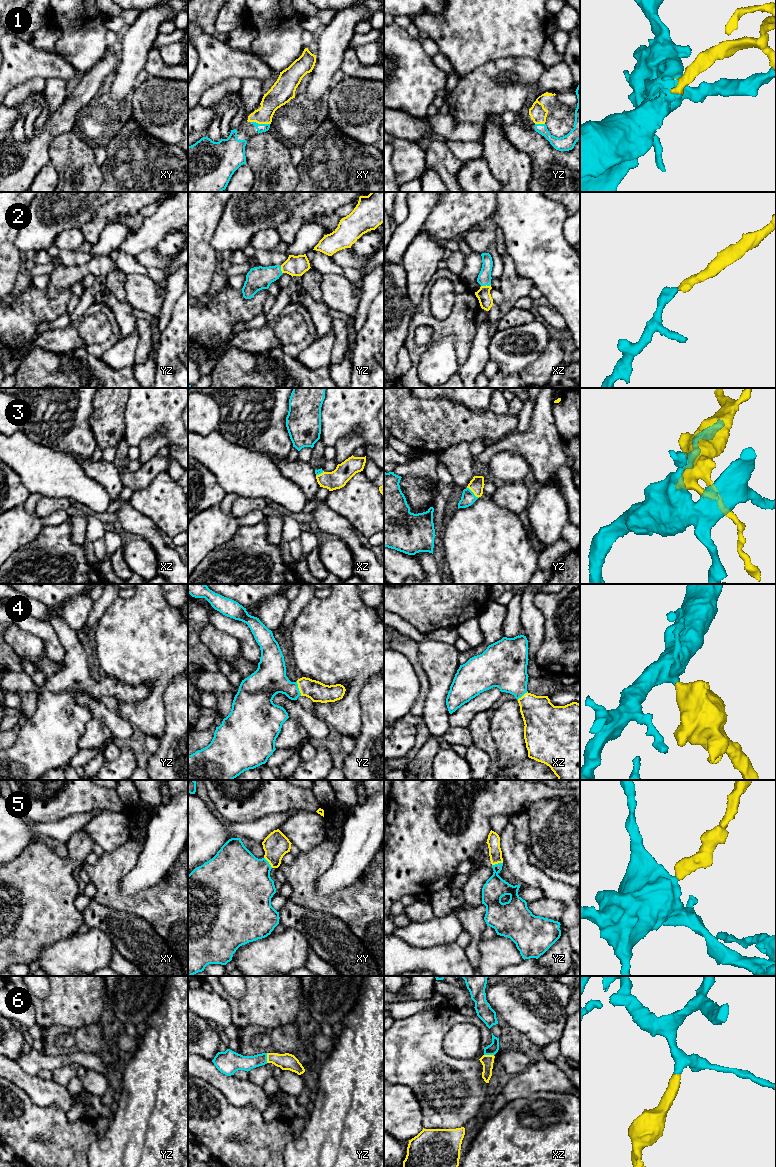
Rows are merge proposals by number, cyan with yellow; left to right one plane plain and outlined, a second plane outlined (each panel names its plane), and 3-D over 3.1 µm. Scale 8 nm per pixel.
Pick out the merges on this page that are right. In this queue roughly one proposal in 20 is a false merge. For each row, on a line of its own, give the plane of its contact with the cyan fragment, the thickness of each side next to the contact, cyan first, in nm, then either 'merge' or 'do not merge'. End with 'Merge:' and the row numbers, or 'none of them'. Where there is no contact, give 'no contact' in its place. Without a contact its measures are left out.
1: meets cyan in xy; 70 nm thick on the cyan side, 160 nm on the other; merge
2: meets cyan in xz; 110 nm thick on the cyan side, 110 nm on the other; merge
3: meets cyan in yz; 110 nm thick on the cyan side, 120 nm on the other; merge
4: meets cyan in yz; 260 nm thick on the cyan side, 160 nm on the other; merge
5: meets cyan in yz; 180 nm thick on the cyan side, 110 nm on the other; merge
6: meets cyan in yz; 140 nm thick on the cyan side, 130 nm on the other; merge
Merge: 1, 2, 3, 4, 5, 6

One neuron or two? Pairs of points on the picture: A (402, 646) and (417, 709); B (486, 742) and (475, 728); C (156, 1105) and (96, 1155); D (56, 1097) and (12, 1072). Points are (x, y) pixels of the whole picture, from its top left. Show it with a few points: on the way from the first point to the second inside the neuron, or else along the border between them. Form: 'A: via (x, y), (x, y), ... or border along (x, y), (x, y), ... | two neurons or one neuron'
A: via (415, 662), (423, 679), (423, 693) | one neuron
B: via (483, 739), (478, 731) | one neuron
C: via (141, 1120), (111, 1150) | one neuron
D: via (45, 1093), (42, 1093), (33, 1085), (23, 1080) | one neuron

